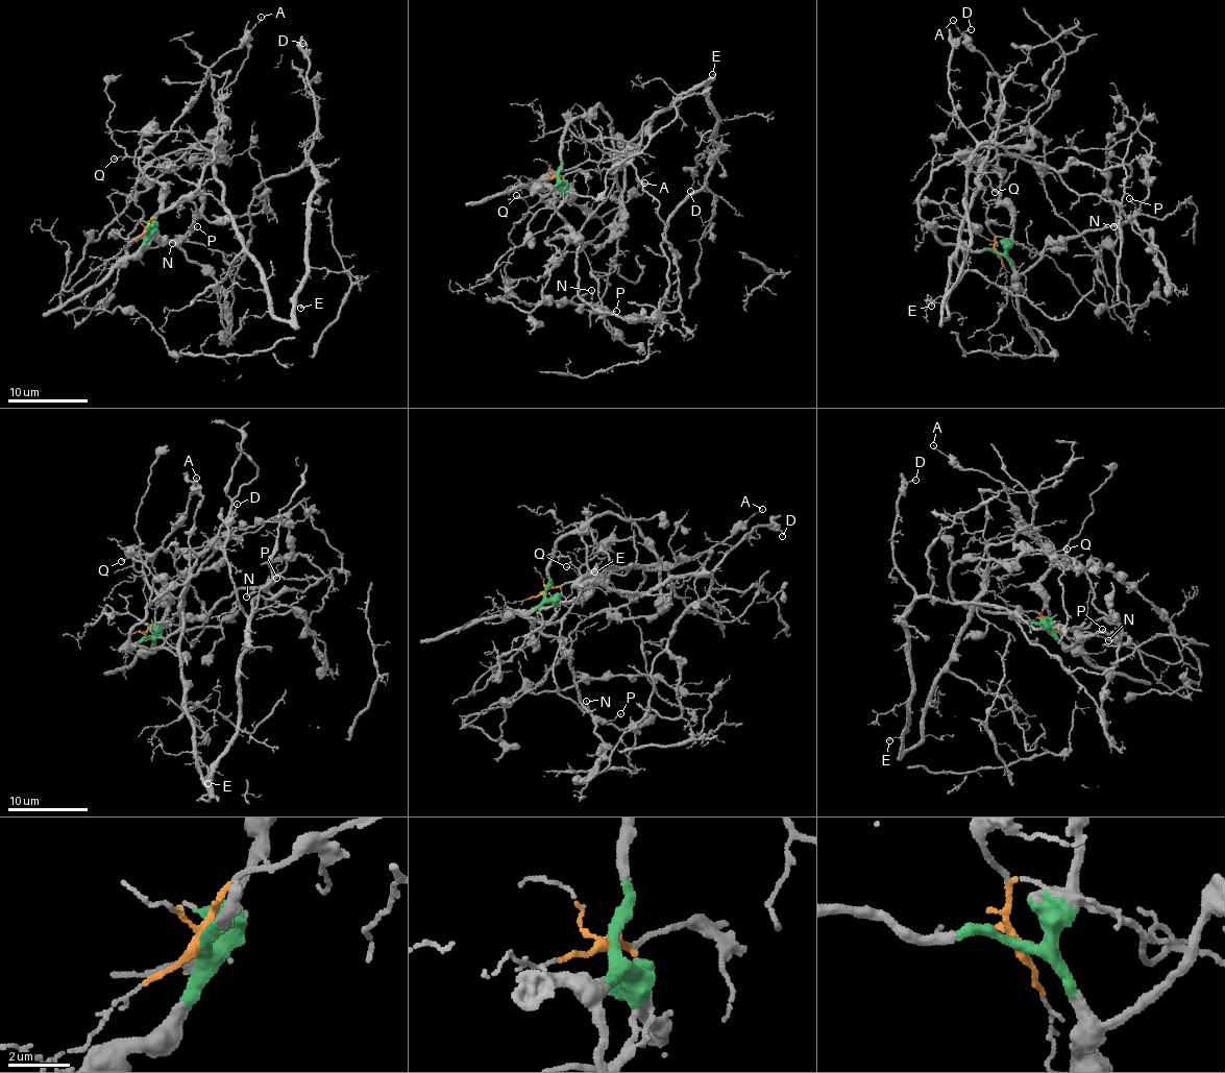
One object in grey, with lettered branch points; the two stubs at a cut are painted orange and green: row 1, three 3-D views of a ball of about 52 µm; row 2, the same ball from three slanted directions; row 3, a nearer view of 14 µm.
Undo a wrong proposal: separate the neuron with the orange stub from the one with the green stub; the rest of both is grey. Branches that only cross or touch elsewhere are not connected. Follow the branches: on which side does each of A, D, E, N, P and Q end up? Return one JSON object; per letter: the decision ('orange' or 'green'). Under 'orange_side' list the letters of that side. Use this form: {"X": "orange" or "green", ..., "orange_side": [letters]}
{"A": "green", "D": "orange", "E": "orange", "N": "green", "P": "green", "Q": "green", "orange_side": ["D", "E"]}

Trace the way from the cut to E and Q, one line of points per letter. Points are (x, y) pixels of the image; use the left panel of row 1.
E: (147, 232), (157, 213), (213, 179), (223, 188), (241, 250), (260, 271), (268, 308), (289, 320), (299, 307)
Q: (147, 232), (148, 223), (155, 218), (162, 189), (142, 170), (138, 160), (131, 156), (113, 160)

